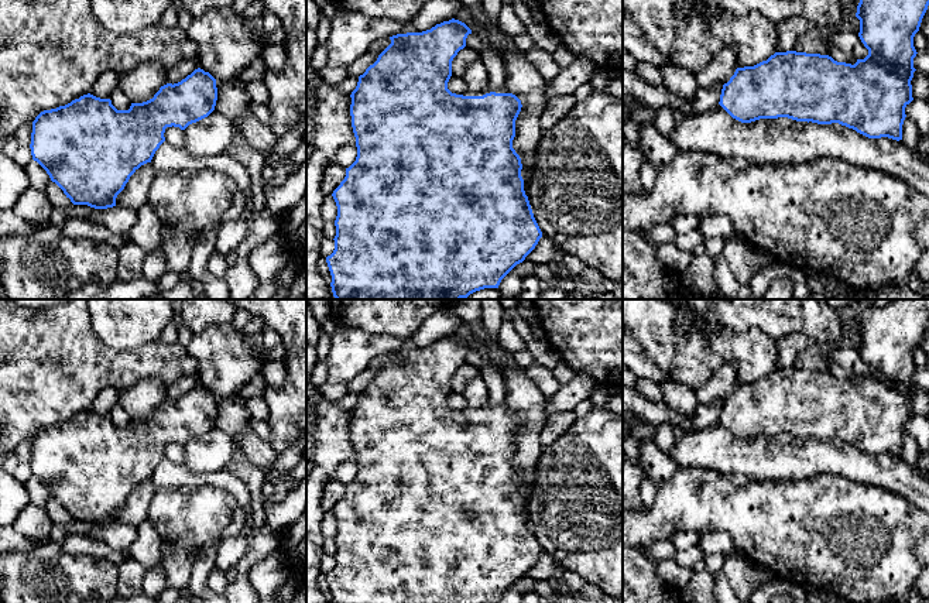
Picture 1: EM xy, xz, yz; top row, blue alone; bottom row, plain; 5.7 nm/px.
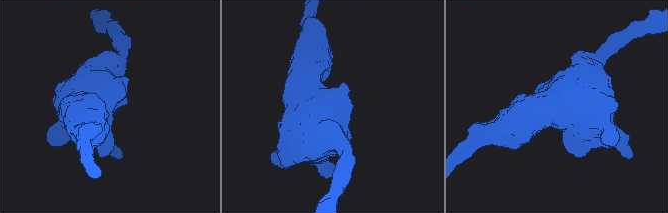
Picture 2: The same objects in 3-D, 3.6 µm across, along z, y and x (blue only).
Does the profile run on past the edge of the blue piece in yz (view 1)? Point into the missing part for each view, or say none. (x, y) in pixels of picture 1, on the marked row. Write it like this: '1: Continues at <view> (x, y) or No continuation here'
1: No continuation here

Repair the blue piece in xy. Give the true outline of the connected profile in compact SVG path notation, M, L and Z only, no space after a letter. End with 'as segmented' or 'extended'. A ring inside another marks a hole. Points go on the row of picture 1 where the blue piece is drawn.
M200 68L178 83L161 86L152 99L131 103L128 110L117 110L110 99L88 93L65 106L44 110L35 117L31 155L73 205L113 208L130 177L141 165L151 162L165 141L165 129L174 126L185 130L208 117L215 110L216 100L216 79Z; as segmented

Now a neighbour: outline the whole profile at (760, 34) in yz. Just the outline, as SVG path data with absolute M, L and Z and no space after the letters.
M695 6L689 16L675 7L671 61L693 73L703 71L723 48L736 49L737 68L754 66L775 54L778 30L757 11L734 16L726 8L707 23Z

